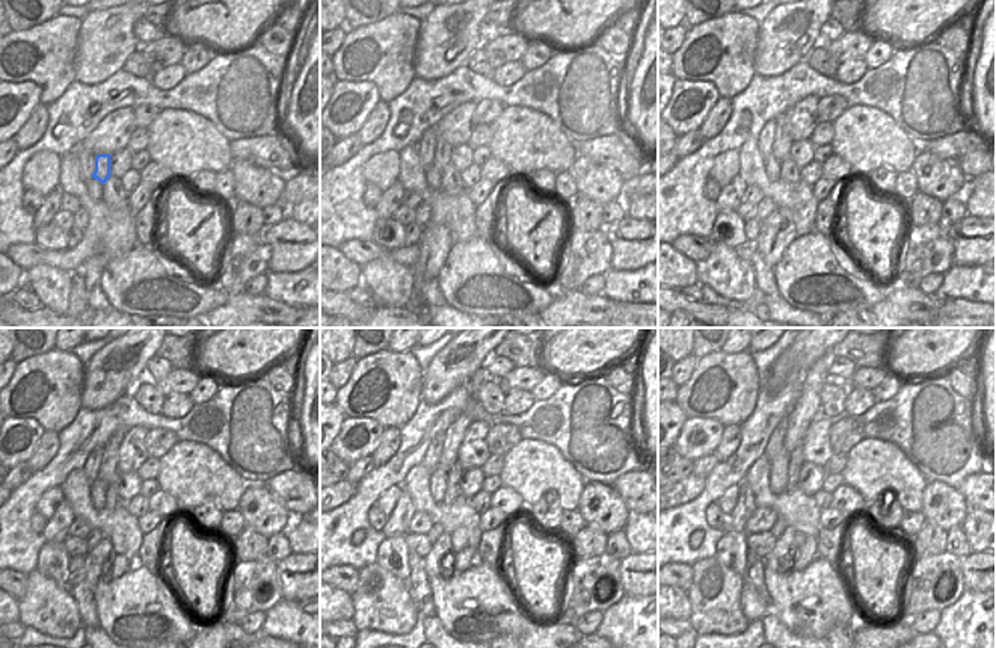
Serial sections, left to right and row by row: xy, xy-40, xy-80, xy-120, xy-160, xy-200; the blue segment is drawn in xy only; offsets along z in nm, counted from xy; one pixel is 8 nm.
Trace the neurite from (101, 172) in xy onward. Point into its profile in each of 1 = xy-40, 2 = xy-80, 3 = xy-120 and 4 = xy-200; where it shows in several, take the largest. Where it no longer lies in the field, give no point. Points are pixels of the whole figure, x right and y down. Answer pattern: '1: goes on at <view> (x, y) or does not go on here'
1: goes on at xy-40 (442, 151)
2: goes on at xy-80 (782, 144)
3: goes on at xy-120 (107, 473)
4: goes on at xy-200 (808, 405)

